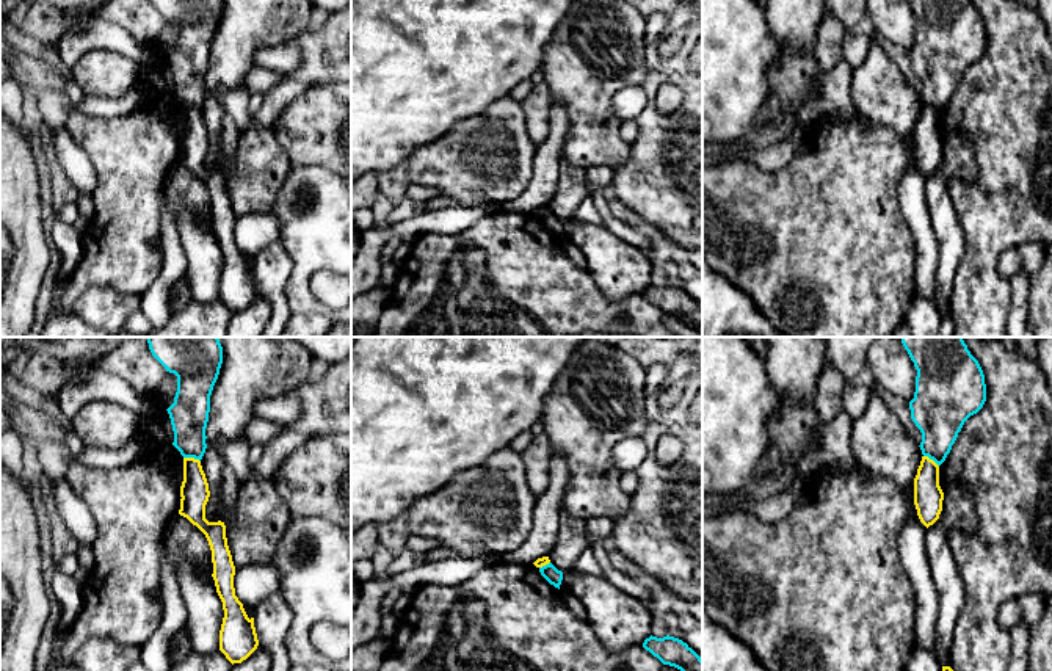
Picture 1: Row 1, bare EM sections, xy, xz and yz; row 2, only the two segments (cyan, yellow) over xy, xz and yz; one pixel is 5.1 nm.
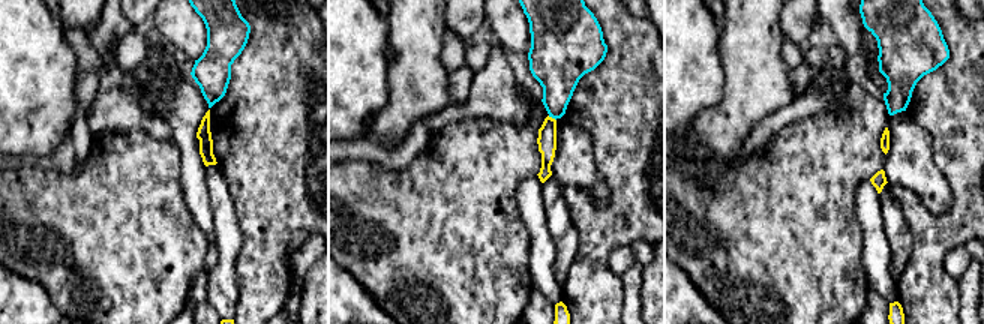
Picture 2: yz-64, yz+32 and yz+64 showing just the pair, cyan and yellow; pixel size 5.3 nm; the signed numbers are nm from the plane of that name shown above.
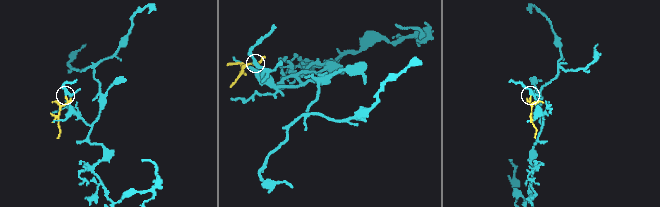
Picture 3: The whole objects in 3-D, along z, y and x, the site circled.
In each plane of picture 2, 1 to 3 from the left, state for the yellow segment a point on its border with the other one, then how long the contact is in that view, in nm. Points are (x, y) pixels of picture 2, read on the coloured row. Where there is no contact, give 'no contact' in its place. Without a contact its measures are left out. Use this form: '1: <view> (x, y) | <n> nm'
1: no contact
2: yz+32 (552, 117) | 50 nm
3: no contact

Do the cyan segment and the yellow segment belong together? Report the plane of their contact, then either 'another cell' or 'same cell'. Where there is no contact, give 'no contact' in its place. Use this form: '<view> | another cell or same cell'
xy | another cell

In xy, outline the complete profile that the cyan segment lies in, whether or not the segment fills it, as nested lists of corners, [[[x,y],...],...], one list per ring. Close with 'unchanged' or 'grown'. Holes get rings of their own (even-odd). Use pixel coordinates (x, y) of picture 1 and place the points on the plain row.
[[[151,0],[177,25],[174,52],[166,58],[171,67],[172,94],[183,107],[202,108],[210,44],[223,13],[223,0]]]; unchanged

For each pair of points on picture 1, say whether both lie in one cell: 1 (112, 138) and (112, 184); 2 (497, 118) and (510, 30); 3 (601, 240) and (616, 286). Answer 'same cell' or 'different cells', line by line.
1: same cell
2: different cells
3: same cell

